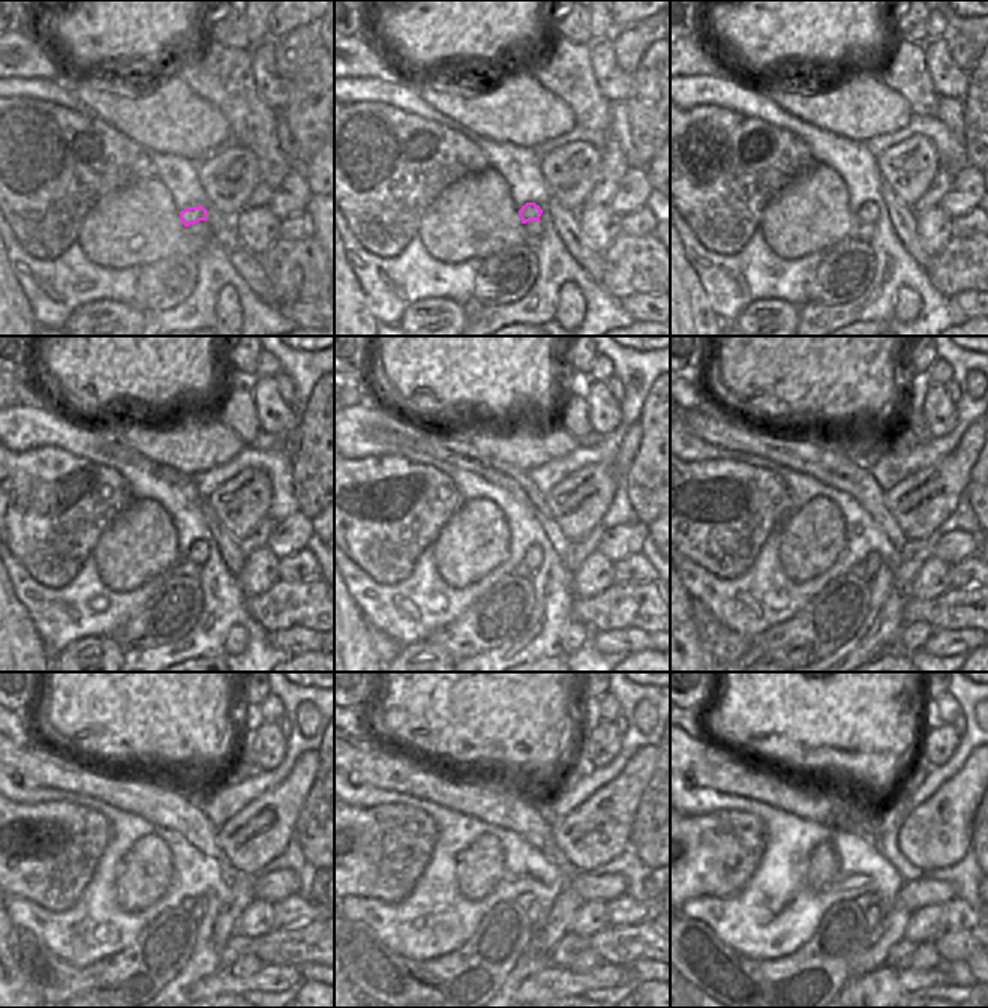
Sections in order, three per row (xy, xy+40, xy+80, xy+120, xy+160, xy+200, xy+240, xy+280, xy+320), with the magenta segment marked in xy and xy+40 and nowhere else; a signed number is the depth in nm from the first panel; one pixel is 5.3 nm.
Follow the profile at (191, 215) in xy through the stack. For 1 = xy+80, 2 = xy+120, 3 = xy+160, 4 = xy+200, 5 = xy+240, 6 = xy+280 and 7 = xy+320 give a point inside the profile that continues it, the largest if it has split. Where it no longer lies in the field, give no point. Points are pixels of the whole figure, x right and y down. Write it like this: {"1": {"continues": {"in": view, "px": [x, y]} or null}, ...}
{"1": {"continues": {"in": "xy+80", "px": [868, 213]}}, "2": {"continues": {"in": "xy+120", "px": [198, 552]}}, "3": {"continues": {"in": "xy+160", "px": [532, 558]}}, "4": {"continues": {"in": "xy+200", "px": [873, 560]}}, "5": {"continues": {"in": "xy+240", "px": [197, 912]}}, "6": {"continues": {"in": "xy+280", "px": [532, 912]}}, "7": {"continues": {"in": "xy+320", "px": [873, 915]}}}

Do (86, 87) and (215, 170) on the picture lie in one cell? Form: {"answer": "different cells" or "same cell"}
{"answer": "different cells"}

